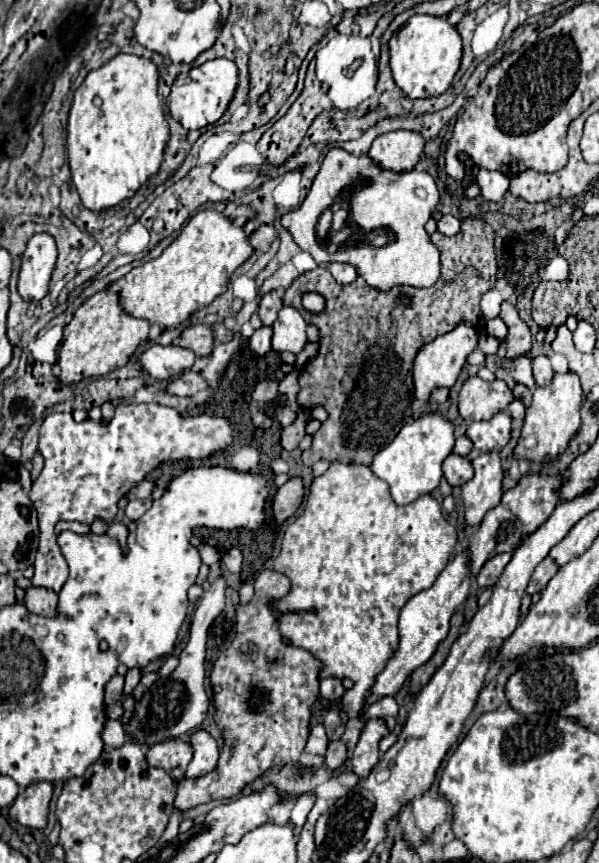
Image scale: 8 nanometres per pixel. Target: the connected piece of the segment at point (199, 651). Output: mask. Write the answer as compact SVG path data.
M222 575L216 577L216 581L210 585L210 589L202 595L194 617L192 617L192 627L190 627L190 639L186 649L180 653L180 665L170 677L162 677L158 683L154 683L148 693L136 703L136 713L130 719L130 723L124 727L126 733L142 743L142 745L156 745L166 739L174 739L182 733L188 733L196 729L208 713L210 699L204 691L204 655L206 655L206 637L208 637L208 627L212 621L224 611L224 591L226 591L226 579Z

